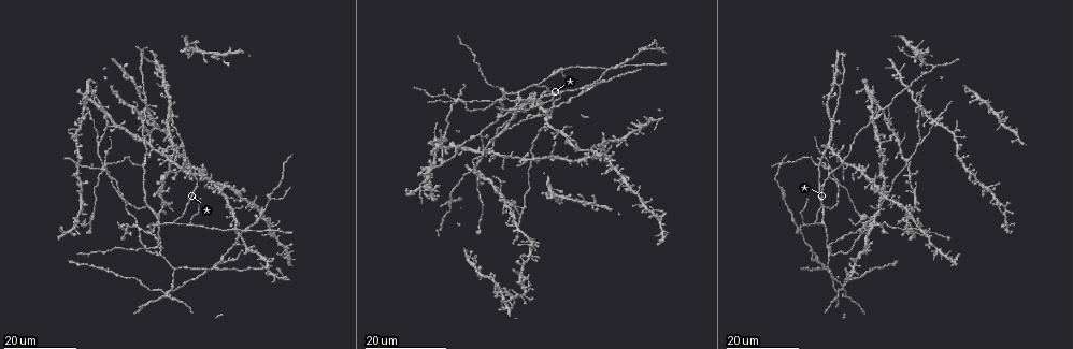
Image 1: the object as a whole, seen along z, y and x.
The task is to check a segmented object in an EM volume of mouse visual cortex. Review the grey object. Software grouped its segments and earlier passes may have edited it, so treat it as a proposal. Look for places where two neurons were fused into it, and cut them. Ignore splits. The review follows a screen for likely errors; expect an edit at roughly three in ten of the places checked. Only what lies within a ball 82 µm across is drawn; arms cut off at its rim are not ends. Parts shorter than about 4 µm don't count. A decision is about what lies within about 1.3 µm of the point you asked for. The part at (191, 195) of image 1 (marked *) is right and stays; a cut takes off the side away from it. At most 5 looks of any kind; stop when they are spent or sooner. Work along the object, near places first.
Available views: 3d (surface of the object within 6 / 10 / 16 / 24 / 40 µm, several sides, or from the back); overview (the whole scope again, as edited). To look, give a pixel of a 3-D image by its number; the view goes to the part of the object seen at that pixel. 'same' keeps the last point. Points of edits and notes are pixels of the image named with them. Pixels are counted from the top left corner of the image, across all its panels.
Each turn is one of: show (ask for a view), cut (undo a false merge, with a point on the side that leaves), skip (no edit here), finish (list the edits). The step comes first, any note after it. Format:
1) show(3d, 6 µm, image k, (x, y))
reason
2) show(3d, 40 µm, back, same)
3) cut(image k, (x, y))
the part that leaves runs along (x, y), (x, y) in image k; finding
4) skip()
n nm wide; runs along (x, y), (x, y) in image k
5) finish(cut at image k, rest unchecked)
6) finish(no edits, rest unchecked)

show(3d, 16 µm, image 1, (188, 162))
branch point

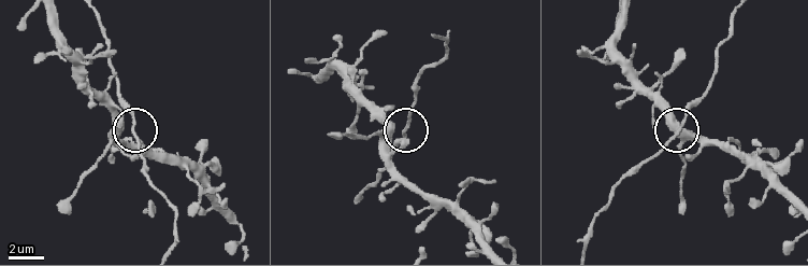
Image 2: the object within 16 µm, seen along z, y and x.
show(3d, 6 µm, image 2, (404, 133))
zoom in

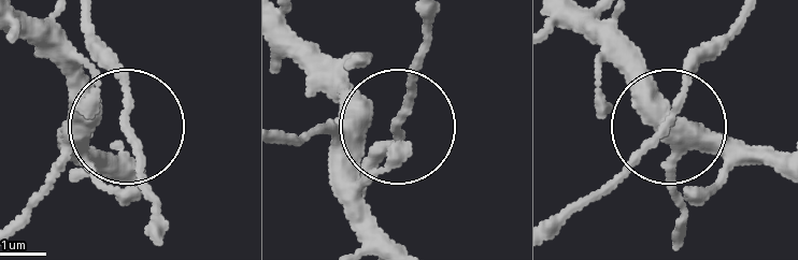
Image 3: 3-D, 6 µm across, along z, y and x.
skip()
runs along (430, 12), (411, 104), (369, 128), (330, 170) in image 3; continuous, no second neuron

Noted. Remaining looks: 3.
show(3d, 16 µm, image 1, (143, 164))

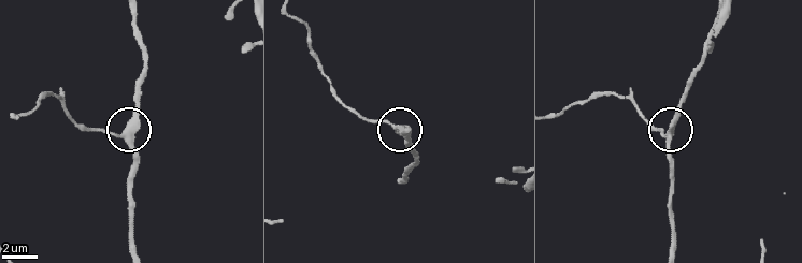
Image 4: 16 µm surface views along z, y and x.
show(3d, 10 µm, image 4, (392, 125))

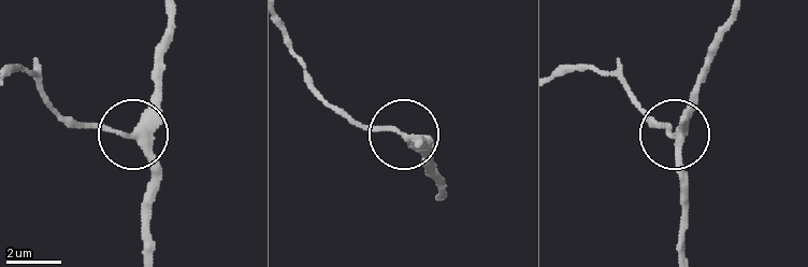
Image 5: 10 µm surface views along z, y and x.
skip()
runs along (149, 247), (149, 156), (143, 143), (115, 129), (69, 129) in image 5; one neuron here

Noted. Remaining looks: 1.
finish(no edits, rest unchecked)

